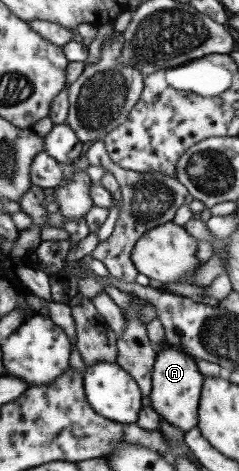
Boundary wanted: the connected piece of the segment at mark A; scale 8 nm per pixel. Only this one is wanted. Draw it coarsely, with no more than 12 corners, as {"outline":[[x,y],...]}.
{"outline":[[155,354],[150,407],[183,433],[197,425],[203,379],[192,356]]}

